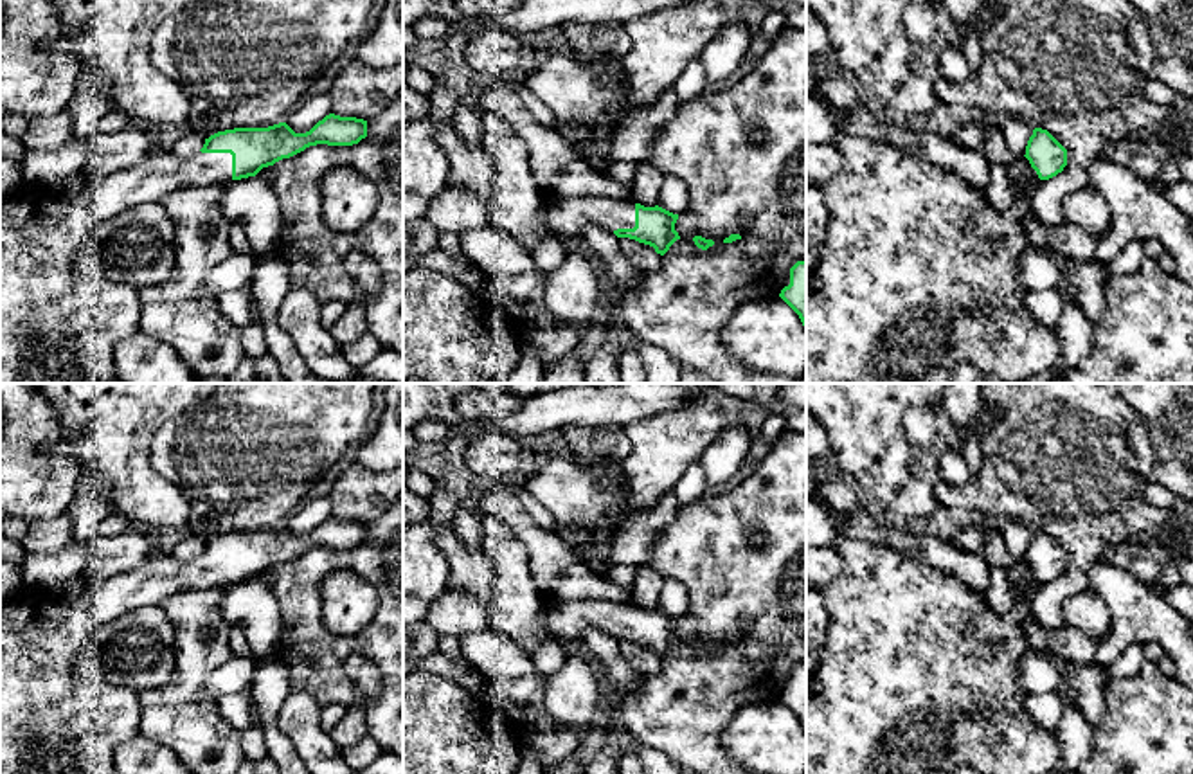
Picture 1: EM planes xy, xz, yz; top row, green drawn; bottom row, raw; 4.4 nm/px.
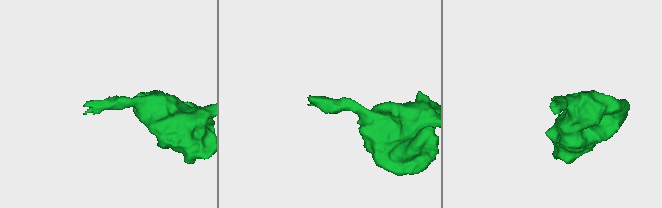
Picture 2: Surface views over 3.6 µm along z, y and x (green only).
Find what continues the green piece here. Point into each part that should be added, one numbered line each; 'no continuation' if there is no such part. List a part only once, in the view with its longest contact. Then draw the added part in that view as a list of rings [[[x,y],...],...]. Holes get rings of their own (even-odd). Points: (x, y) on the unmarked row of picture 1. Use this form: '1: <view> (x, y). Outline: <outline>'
1: xy (53, 720). Outline: [[[155,549],[140,567],[95,583],[68,601],[56,590],[22,587],[0,605],[0,774],[115,774],[115,752],[139,734],[140,693],[95,684],[76,670],[76,657],[108,619],[148,605],[160,605],[180,590],[232,585],[230,556],[196,556],[189,562]]]

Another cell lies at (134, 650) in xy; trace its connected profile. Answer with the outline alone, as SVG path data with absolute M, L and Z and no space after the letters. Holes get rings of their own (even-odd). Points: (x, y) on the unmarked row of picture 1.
M160 605L104 621L76 657L76 670L95 684L139 693L167 686L175 675L175 628Z

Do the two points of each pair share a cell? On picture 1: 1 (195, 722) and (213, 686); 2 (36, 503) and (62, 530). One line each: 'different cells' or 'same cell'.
1: different cells
2: different cells

